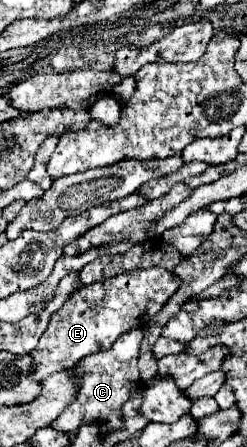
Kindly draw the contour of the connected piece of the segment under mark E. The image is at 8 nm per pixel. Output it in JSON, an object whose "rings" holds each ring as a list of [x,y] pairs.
{"rings":[[[151,267],[133,269],[73,293],[67,303],[51,317],[37,349],[31,351],[35,379],[43,379],[55,371],[71,369],[79,359],[109,349],[117,337],[131,331],[133,327],[143,327],[155,313],[159,313],[177,289],[179,277],[175,273]]]}

